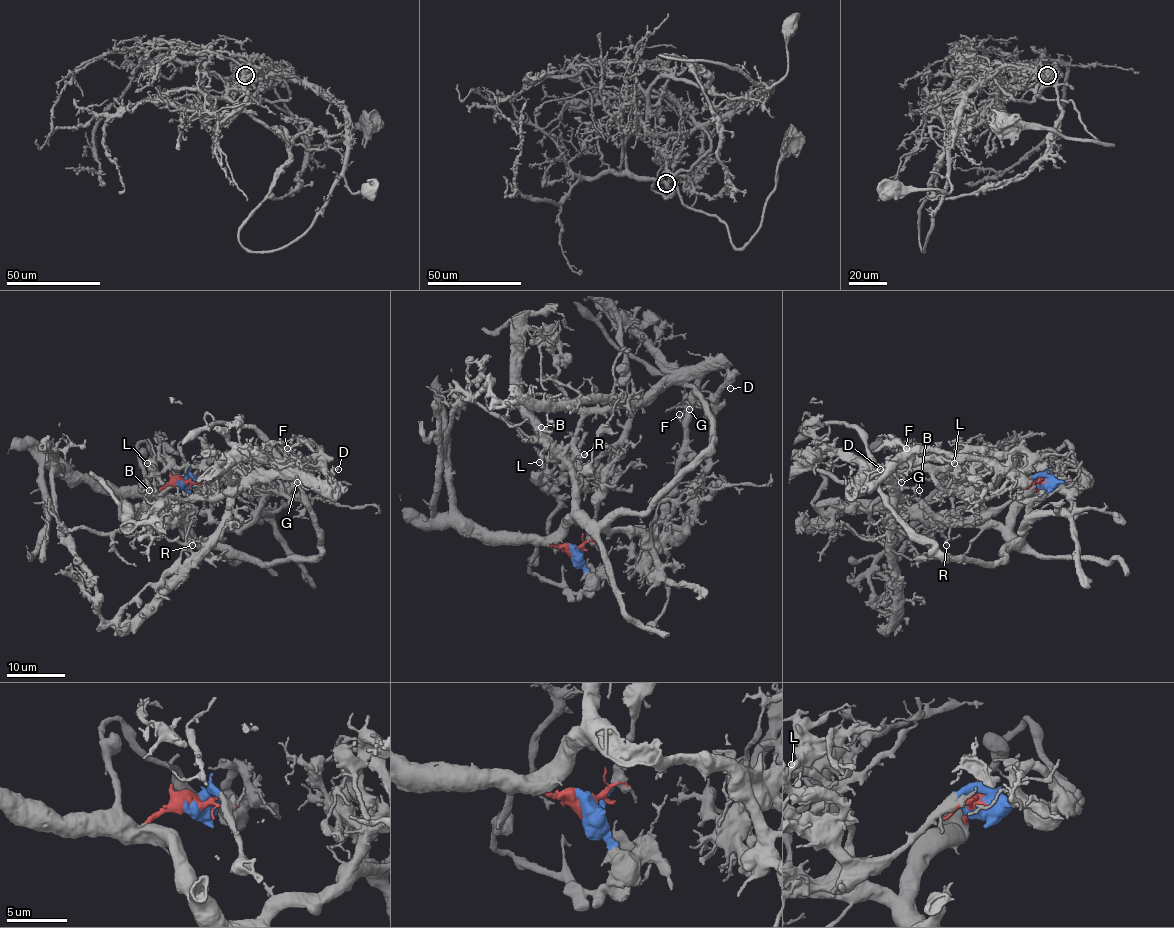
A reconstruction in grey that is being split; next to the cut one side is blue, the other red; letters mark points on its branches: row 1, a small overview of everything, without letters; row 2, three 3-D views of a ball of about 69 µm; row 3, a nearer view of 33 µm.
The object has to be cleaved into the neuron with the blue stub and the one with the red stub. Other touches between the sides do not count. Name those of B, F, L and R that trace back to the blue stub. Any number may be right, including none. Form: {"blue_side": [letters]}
{"blue_side": ["R"]}

